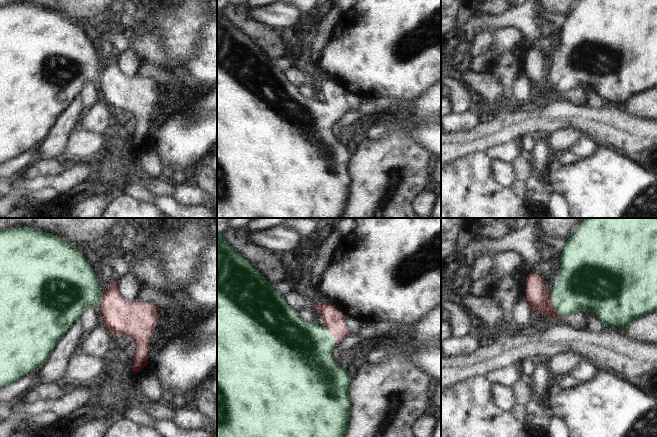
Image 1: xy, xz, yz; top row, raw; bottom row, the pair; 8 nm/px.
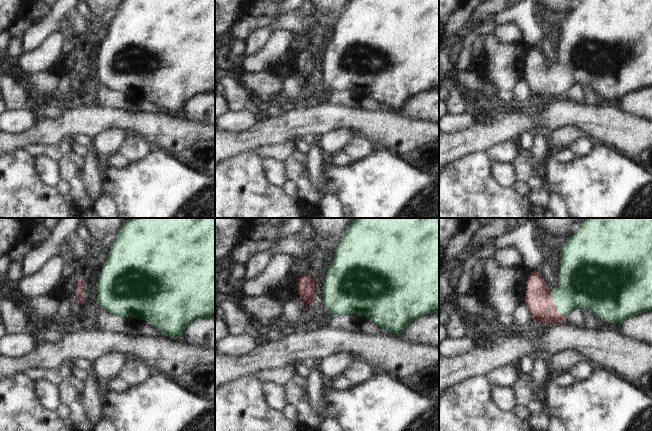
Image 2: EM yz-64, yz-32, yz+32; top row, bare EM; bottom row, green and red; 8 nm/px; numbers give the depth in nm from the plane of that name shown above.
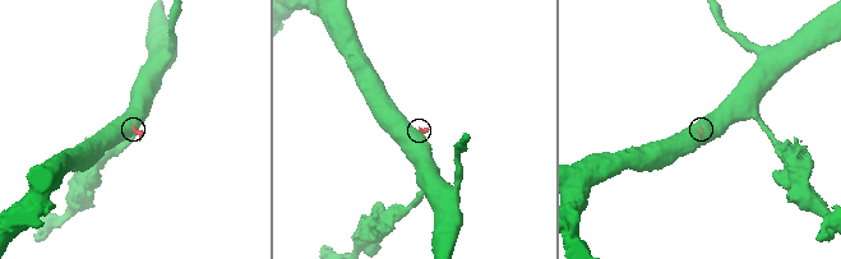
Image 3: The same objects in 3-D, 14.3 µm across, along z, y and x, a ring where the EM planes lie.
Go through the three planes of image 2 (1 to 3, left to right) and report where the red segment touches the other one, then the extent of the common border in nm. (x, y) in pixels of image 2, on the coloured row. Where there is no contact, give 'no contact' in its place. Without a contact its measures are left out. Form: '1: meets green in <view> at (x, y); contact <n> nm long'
1: no contact
2: no contact
3: meets green in yz+32 at (555, 304); contact 240 nm long

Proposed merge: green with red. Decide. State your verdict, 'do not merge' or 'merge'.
merge

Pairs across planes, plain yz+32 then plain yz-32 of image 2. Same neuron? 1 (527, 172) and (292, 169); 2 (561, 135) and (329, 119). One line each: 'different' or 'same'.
1: same
2: different

